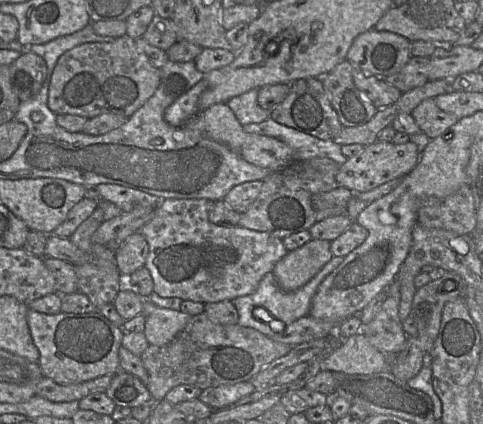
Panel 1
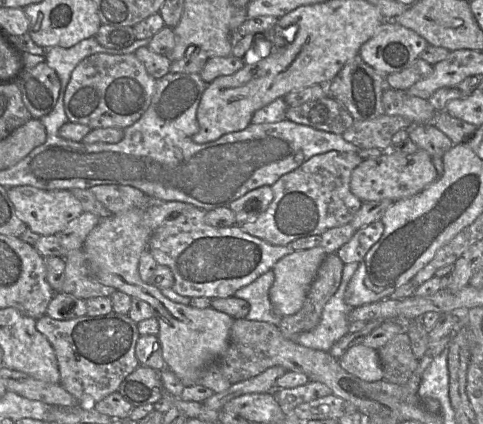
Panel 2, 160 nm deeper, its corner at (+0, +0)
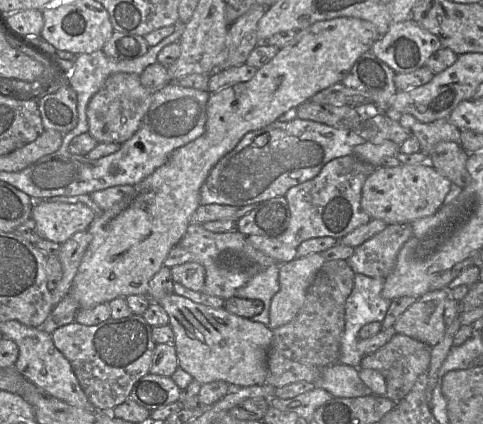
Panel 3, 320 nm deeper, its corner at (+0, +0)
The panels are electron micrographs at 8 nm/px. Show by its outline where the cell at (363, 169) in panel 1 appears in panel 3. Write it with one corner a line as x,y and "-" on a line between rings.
429,162
401,164
396,167
379,166
365,180
362,187
361,207
372,218
389,224
410,224
414,220
433,215
452,195
451,181

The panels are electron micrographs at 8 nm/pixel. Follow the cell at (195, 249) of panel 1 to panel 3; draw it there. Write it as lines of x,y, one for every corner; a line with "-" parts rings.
192,221
184,236
169,251
164,266
169,268
187,263
197,262
205,268
205,283
200,291
204,295
217,296
224,300
235,296
238,289
268,266
278,264
272,257
257,250
241,232
214,233
206,230
202,224

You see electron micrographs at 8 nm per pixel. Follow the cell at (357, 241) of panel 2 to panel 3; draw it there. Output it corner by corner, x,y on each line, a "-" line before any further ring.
389,224
381,232
354,248
352,256
346,261
355,273
385,279
394,269
400,249
411,236
410,224

